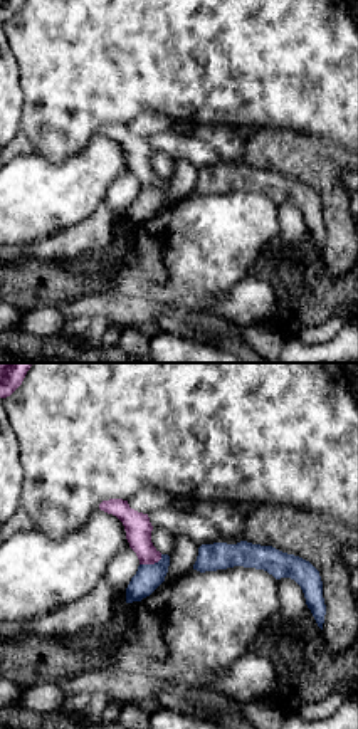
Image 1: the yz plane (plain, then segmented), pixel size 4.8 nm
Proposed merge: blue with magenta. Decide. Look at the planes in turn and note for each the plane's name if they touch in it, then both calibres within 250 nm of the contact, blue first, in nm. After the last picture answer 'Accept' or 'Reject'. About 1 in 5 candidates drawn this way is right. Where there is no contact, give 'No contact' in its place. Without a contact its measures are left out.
Touches blue in yz. Thickness 130 nm (blue) against 130 nm

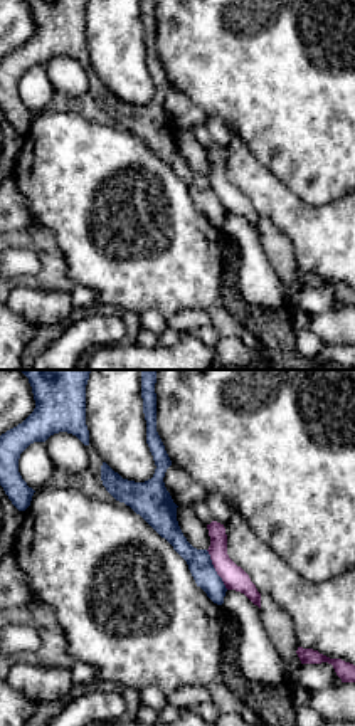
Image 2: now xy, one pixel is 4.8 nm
Touches blue in xy. Thickness 120 nm (blue) against 110 nm

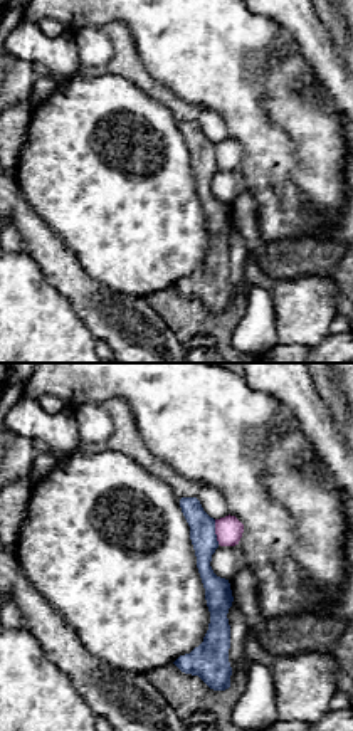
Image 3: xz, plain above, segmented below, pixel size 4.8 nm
Touches blue in xz. Thickness 130 nm (blue) against 130 nm

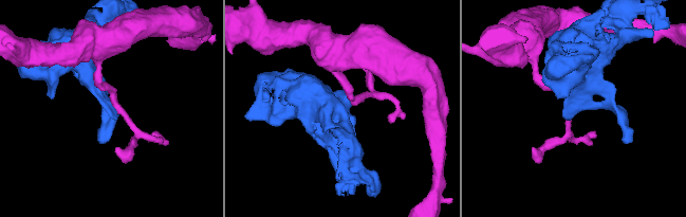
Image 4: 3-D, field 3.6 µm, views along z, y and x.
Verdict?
Reject

